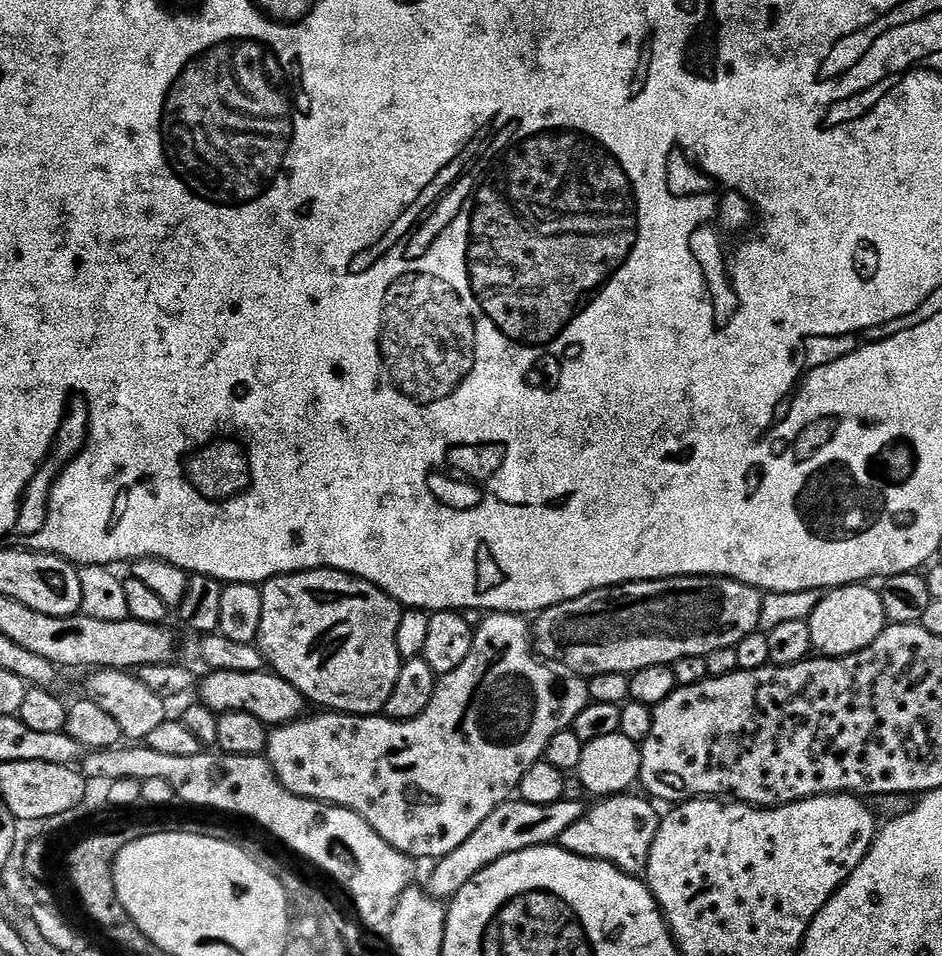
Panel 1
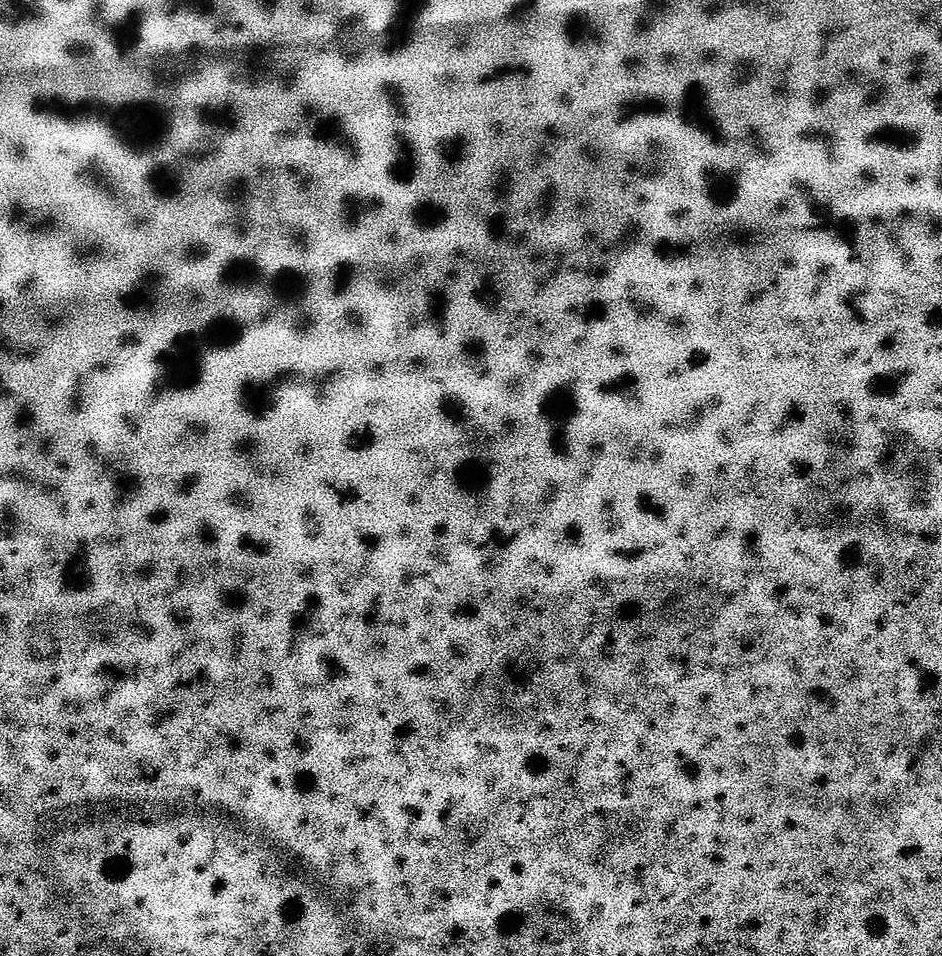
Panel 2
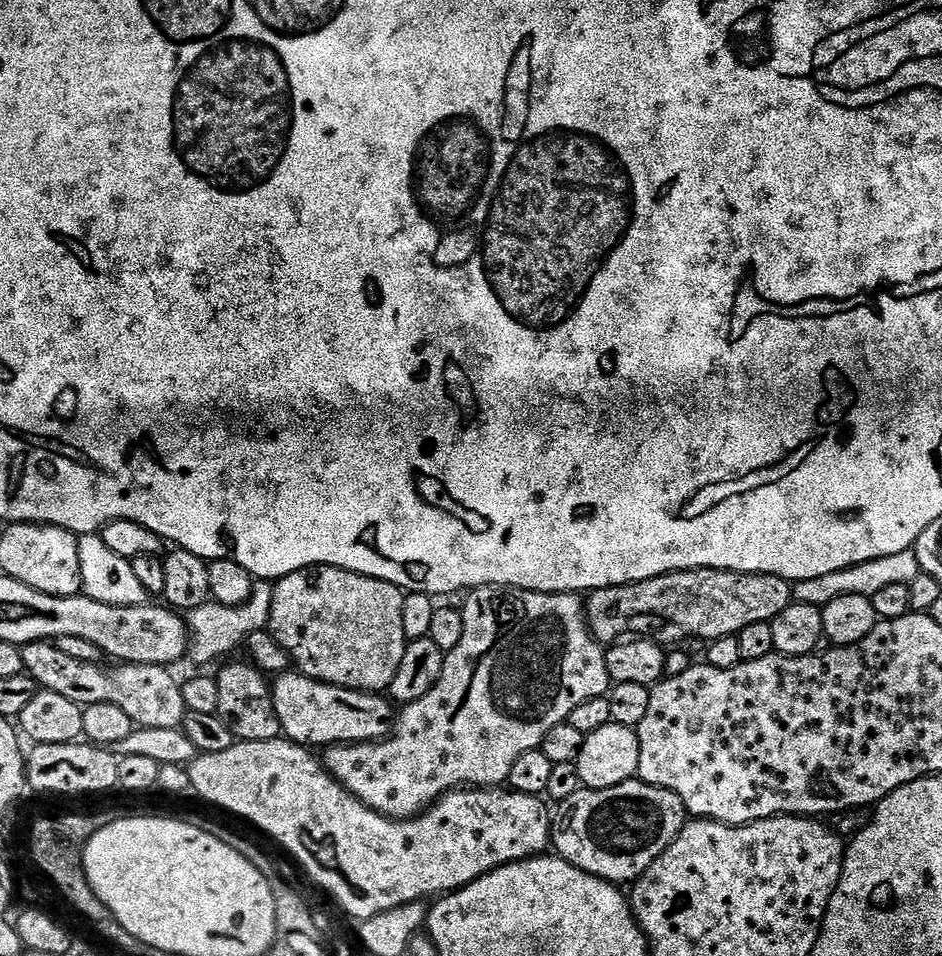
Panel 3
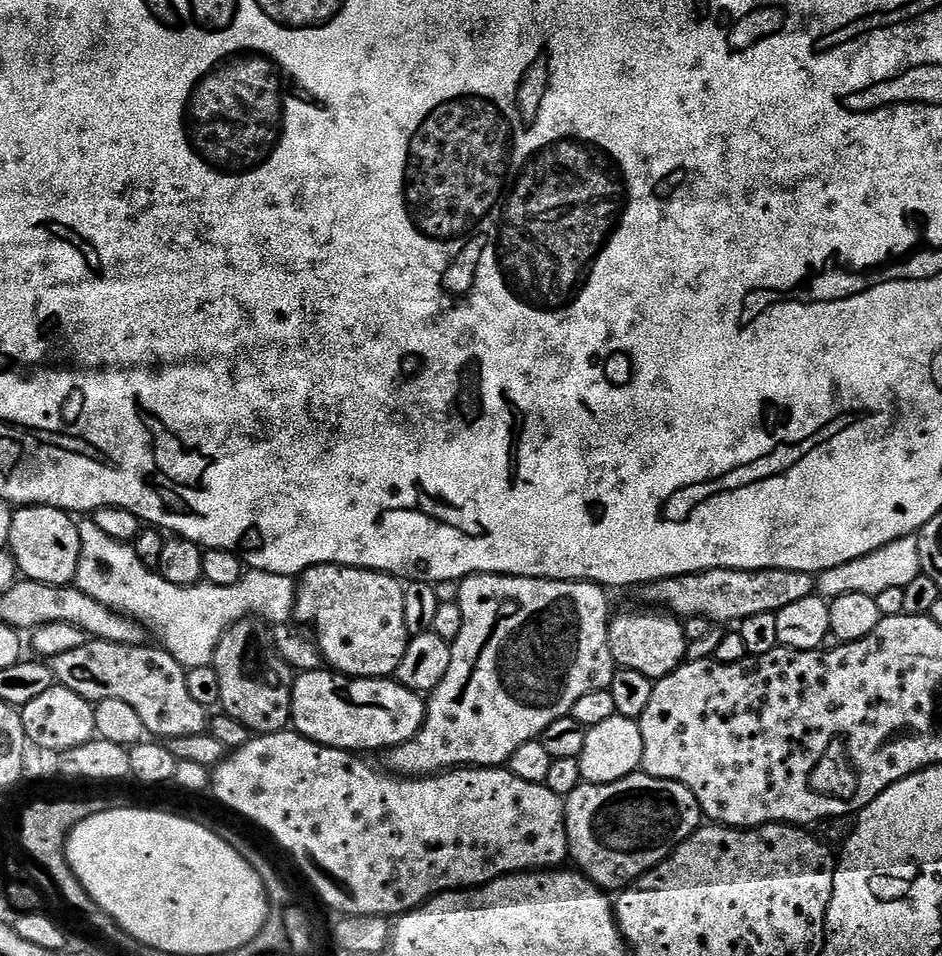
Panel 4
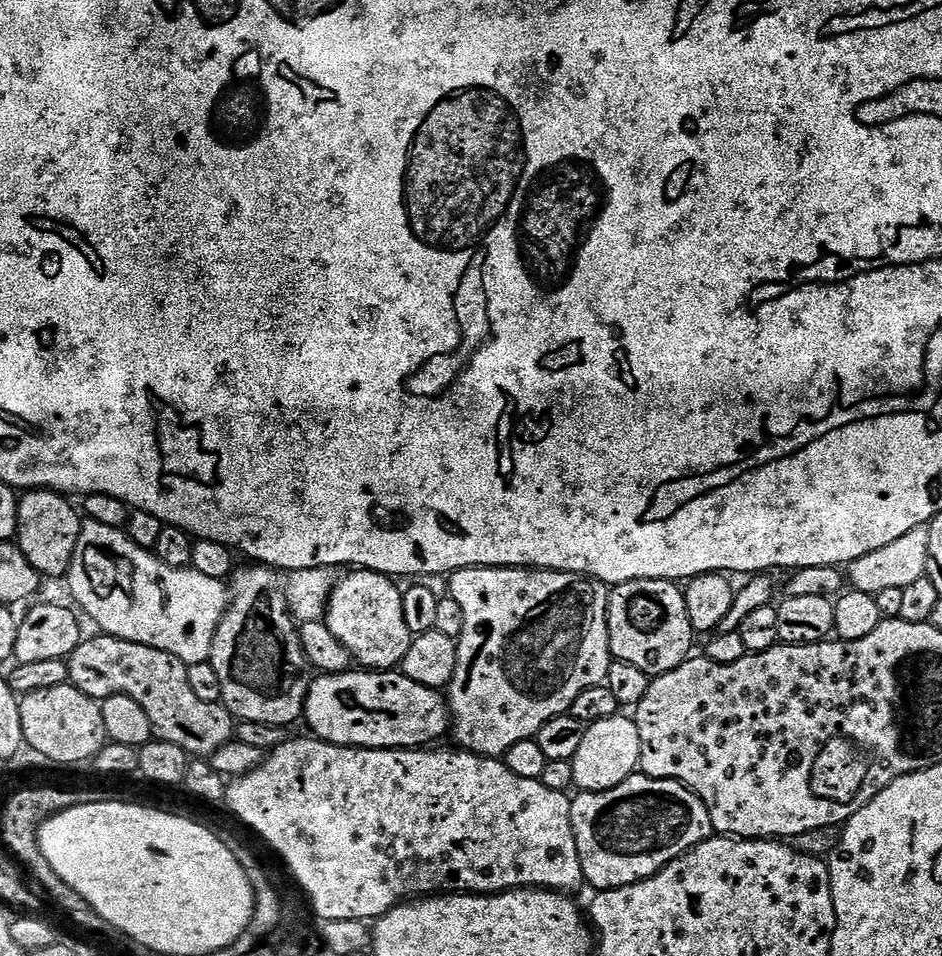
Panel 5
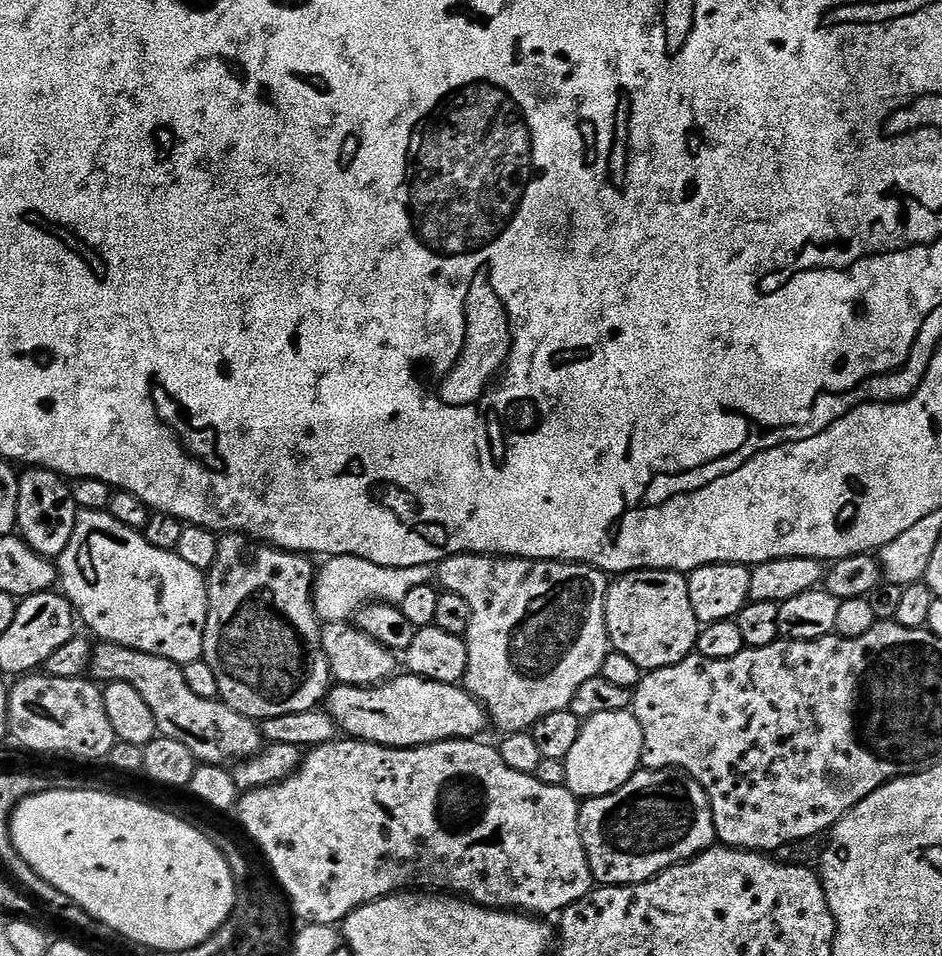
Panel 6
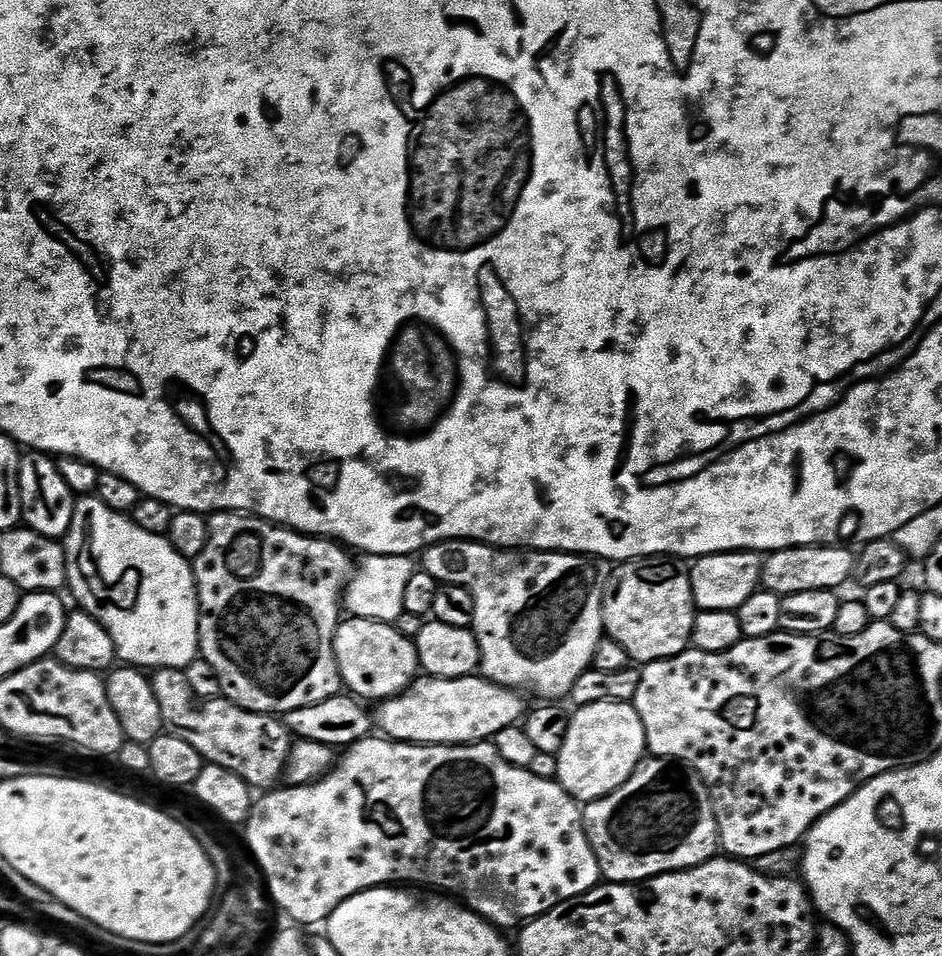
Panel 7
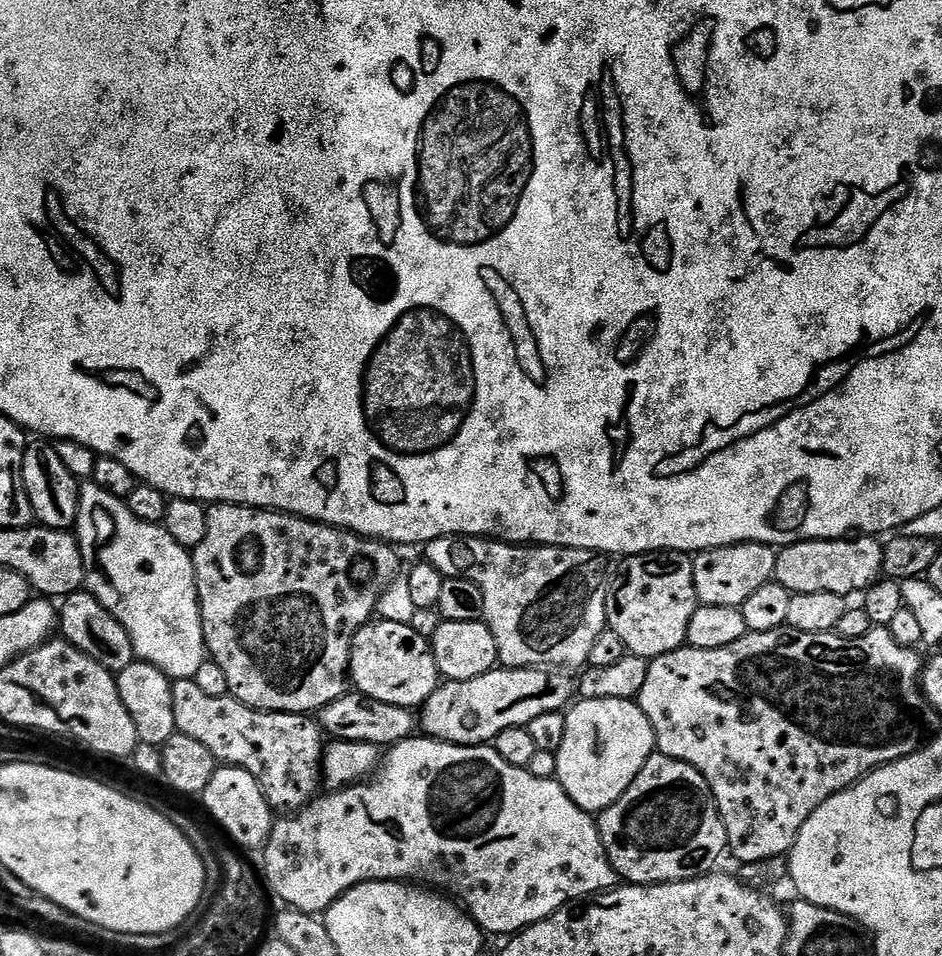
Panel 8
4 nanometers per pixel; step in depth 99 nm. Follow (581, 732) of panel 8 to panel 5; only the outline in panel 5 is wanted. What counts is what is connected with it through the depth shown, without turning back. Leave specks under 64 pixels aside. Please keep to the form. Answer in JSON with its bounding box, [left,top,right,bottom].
[571,714,640,792]

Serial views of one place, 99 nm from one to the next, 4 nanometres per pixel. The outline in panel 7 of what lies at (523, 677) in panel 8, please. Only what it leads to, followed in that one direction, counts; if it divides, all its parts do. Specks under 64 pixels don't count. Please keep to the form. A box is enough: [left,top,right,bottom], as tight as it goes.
[374,674,525,744]

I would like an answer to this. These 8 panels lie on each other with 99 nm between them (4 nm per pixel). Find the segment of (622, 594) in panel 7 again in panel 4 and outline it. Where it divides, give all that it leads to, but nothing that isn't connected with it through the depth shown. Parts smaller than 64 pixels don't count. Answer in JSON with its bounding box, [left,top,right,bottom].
[608,610,689,682]

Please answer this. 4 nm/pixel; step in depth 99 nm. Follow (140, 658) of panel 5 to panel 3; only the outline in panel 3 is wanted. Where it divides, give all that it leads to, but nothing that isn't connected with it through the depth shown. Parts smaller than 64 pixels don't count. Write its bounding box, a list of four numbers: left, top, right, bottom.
[20,642,189,730]

